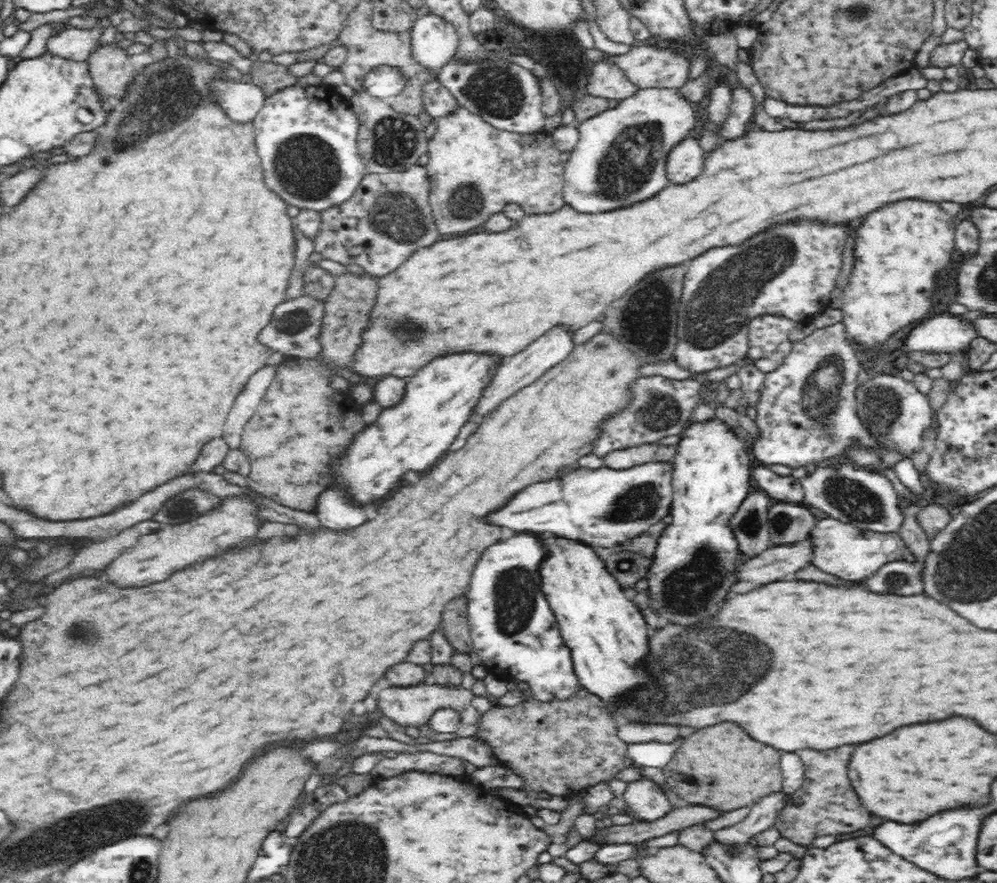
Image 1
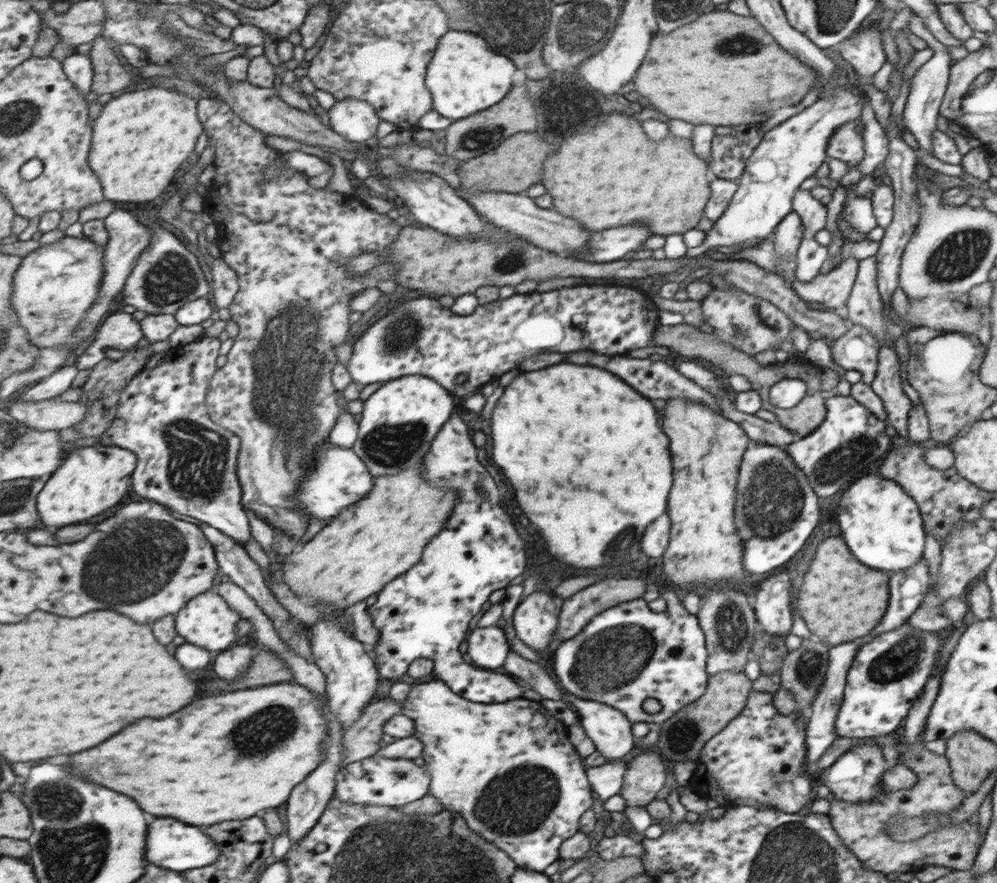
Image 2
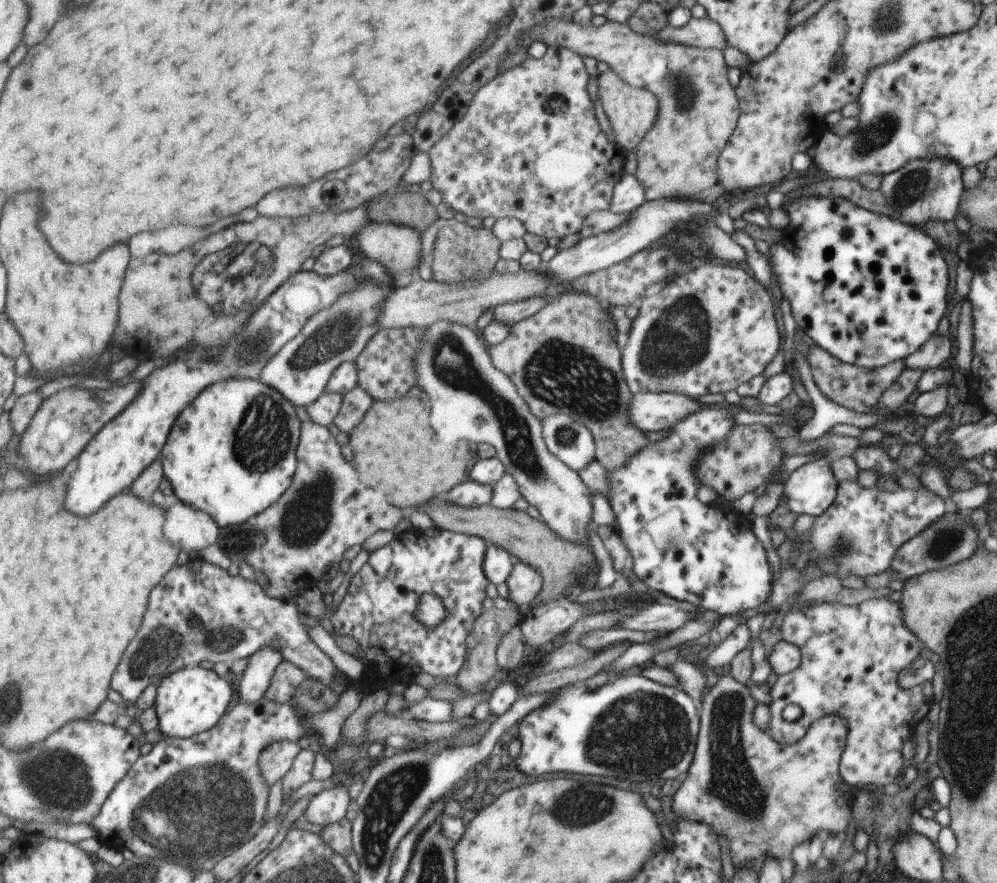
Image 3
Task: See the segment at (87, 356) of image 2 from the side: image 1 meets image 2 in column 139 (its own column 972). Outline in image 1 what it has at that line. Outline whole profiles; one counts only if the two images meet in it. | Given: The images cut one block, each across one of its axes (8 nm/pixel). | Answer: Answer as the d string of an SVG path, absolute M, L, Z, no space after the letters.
M958 314L938 316L934 320L926 320L922 328L912 330L914 336L906 340L904 351L928 351L932 353L952 354L968 352L974 340L980 340L978 325Z

